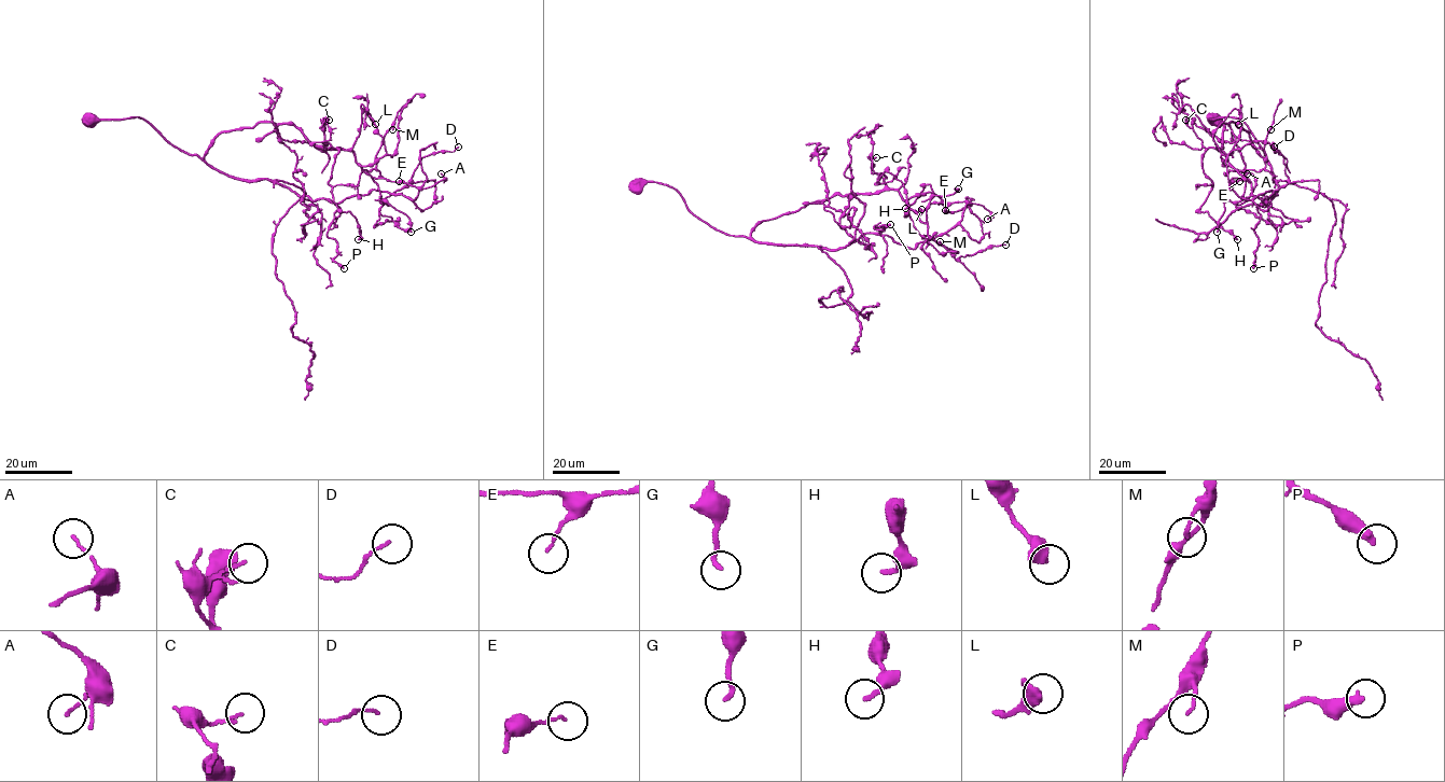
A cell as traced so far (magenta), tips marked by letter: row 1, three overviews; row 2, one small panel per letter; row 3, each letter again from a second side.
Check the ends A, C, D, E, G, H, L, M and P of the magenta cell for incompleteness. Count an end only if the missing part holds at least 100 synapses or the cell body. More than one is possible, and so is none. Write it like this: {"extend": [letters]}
{"extend": []}

